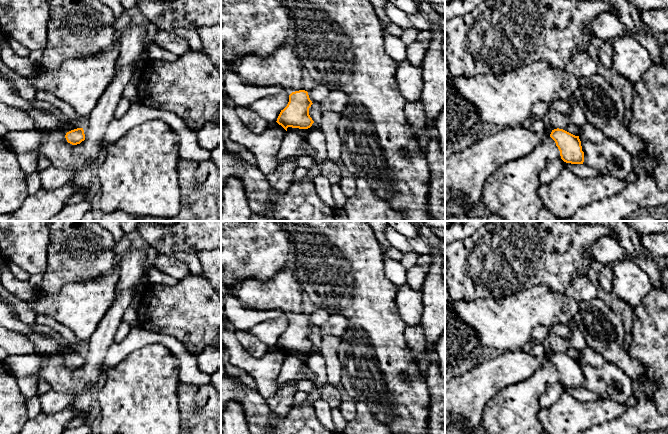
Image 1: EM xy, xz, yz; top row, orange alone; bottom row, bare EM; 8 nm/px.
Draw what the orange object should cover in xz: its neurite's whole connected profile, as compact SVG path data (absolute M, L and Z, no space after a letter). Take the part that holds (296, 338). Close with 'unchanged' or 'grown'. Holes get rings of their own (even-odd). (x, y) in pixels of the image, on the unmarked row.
M286 265L269 281L245 280L233 290L232 295L247 307L281 309L291 316L287 330L281 334L276 345L286 355L288 351L308 353L314 347L309 339L313 327L302 310L305 295L295 273Z; grown

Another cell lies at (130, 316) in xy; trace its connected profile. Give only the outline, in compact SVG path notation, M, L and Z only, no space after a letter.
M129 306L125 311L122 322L127 322L134 325L137 325L137 309Z

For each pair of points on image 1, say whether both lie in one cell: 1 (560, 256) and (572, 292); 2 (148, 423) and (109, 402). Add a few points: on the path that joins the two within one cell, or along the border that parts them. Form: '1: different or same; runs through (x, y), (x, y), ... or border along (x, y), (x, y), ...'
1: different; border along (586, 273), (577, 275), (563, 292)
2: same; runs through (138, 413), (127, 402), (119, 402)

